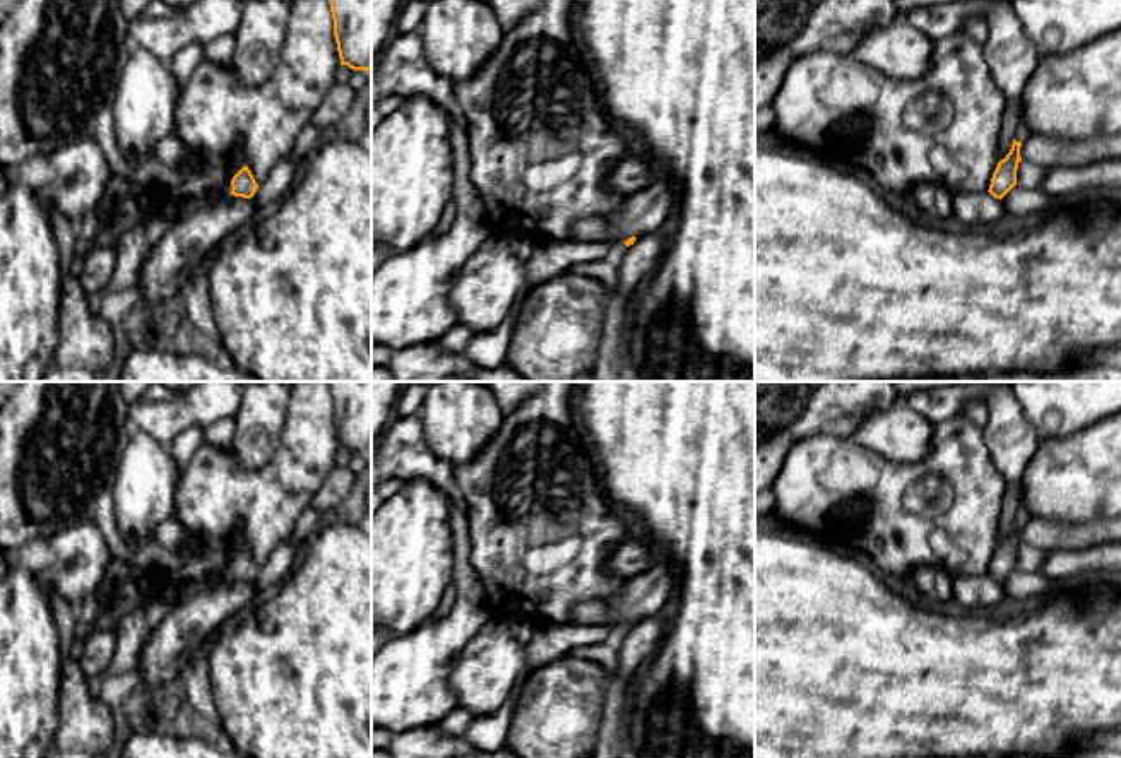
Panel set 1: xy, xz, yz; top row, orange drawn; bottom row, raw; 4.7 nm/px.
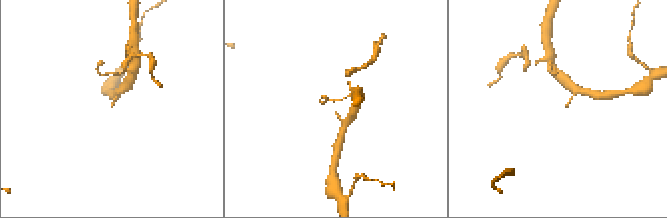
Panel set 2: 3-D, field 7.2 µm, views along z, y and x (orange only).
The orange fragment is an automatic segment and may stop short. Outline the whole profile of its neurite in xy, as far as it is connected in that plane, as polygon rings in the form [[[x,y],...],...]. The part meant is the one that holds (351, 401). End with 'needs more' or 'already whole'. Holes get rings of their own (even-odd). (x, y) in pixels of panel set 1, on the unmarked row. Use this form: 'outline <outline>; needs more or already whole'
outline [[[329,382],[341,448],[371,453],[371,382]]]; already whole

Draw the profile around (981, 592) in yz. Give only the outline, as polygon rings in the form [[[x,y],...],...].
[[[953,573],[953,602],[962,611],[986,611],[998,606],[1005,597],[1003,585],[988,573],[972,577]]]

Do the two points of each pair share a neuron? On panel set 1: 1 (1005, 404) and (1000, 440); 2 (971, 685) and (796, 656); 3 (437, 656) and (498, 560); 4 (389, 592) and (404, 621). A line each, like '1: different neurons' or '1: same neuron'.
1: same neuron
2: same neuron
3: different neurons
4: same neuron

